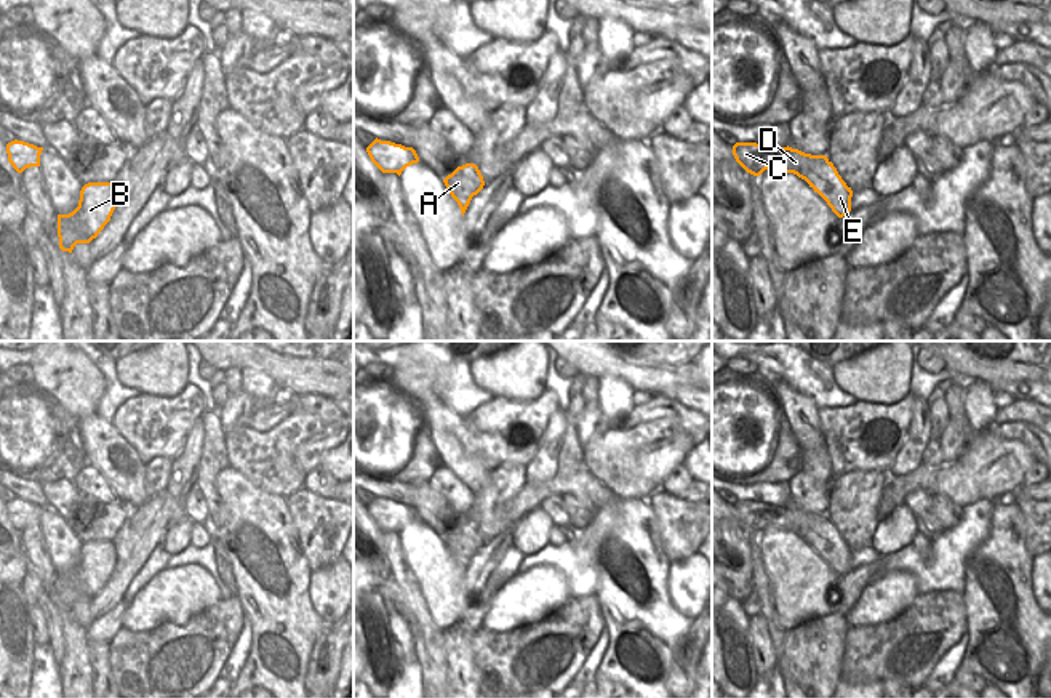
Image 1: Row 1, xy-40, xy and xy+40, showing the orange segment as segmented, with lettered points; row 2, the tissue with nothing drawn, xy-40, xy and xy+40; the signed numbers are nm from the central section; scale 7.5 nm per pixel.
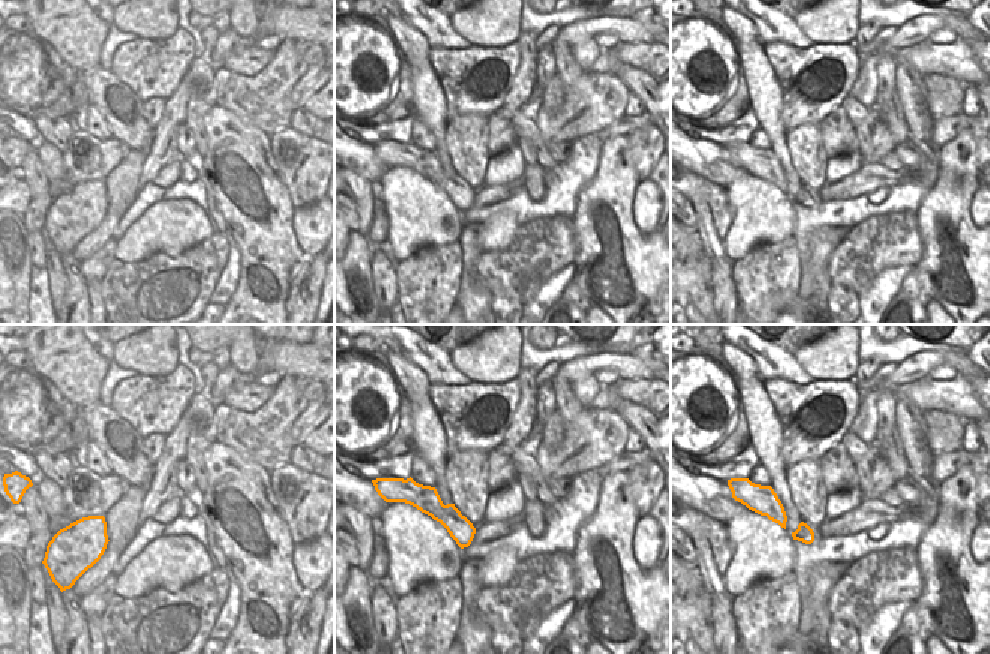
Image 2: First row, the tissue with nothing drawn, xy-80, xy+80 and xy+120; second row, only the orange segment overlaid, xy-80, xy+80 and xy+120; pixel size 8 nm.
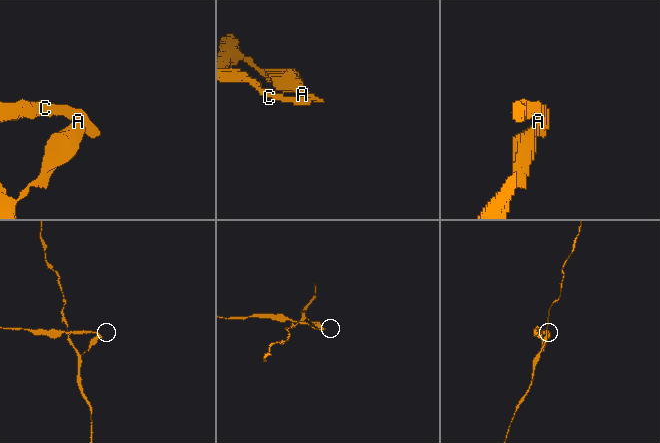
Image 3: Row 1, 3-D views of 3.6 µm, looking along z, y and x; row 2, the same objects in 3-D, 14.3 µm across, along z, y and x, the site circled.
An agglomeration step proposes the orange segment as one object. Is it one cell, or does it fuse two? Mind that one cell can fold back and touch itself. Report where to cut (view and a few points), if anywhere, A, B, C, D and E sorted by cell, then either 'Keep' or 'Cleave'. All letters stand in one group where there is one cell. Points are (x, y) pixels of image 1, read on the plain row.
Split along xy (479, 530), (480, 545), (474, 553). Groups: A B / C D E. Cleave

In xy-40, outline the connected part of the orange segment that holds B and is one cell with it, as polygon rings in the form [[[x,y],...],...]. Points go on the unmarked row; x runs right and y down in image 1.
[[[88,541],[80,549],[78,565],[69,573],[58,573],[59,607],[72,612],[77,602],[90,602],[117,565],[112,541]]]

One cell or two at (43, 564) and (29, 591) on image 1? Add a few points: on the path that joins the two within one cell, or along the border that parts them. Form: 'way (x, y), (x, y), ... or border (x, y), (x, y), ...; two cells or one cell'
border (29, 569), (40, 580), (40, 586), (45, 591); two cells

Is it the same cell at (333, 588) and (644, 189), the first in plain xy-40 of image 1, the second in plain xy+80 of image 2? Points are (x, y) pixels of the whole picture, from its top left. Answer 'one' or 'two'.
one

